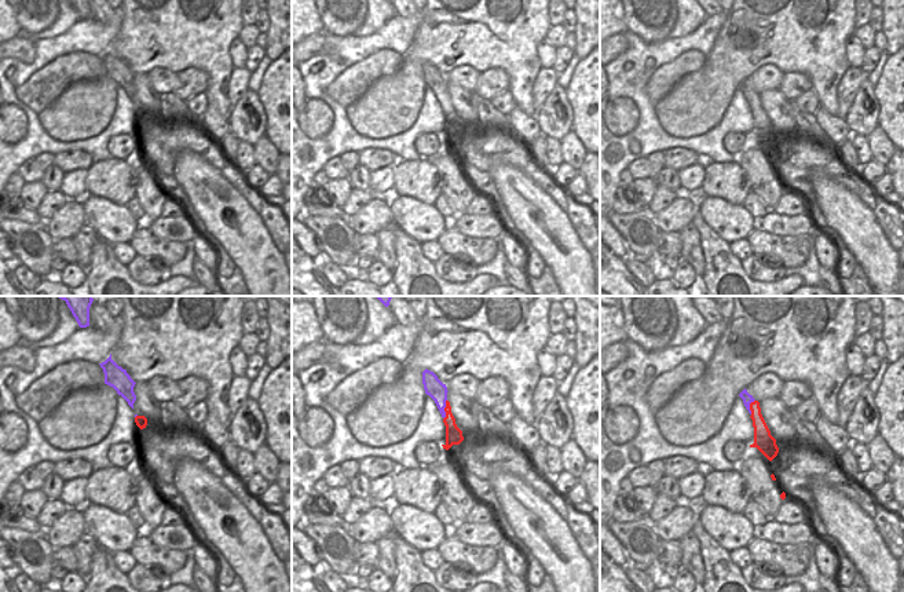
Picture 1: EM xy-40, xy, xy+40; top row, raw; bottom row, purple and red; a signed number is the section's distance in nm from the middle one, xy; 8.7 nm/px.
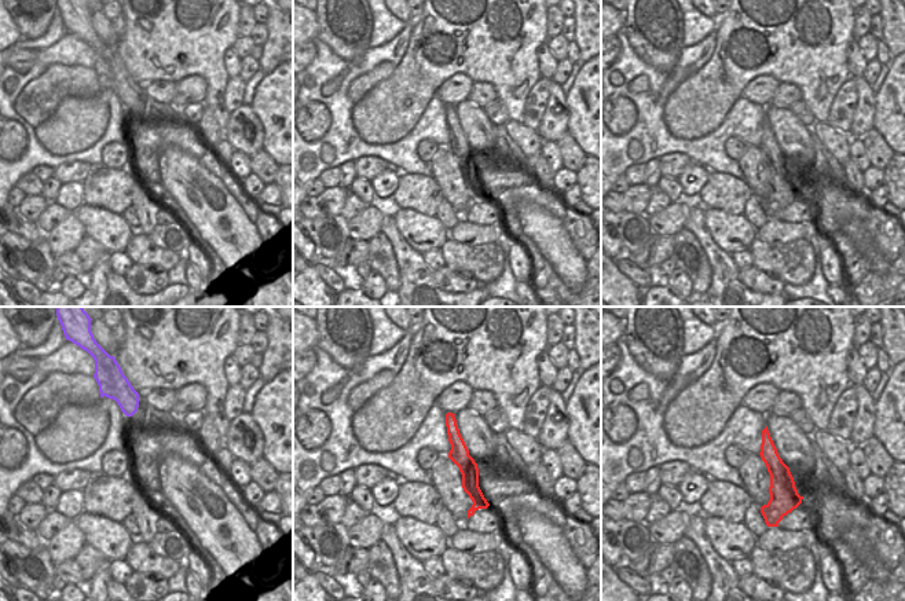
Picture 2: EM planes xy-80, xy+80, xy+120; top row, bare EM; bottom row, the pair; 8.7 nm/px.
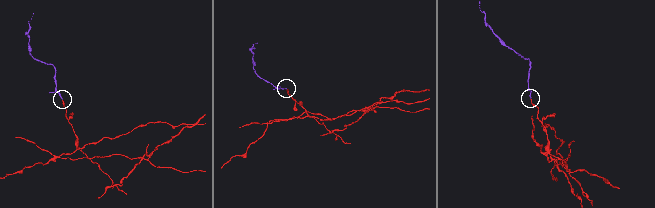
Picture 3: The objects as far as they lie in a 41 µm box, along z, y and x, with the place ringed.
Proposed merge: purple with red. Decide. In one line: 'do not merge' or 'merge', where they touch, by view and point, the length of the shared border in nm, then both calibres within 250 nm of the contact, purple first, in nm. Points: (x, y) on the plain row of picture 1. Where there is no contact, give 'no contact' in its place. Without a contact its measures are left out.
do not merge; contact xy (443, 101); length 180 nm; calibres 170 and 140 nm

